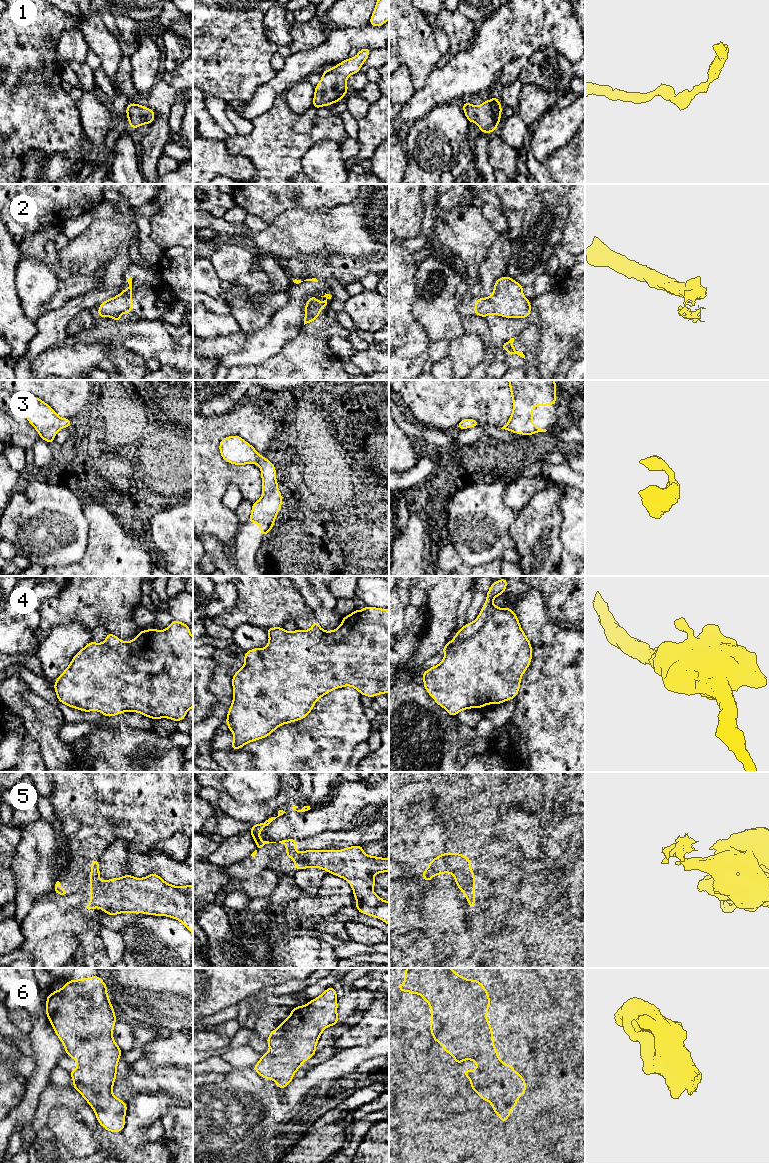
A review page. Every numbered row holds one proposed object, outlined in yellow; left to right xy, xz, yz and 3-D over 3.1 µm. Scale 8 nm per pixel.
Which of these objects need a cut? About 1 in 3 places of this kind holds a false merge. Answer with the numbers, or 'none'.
2, 5

